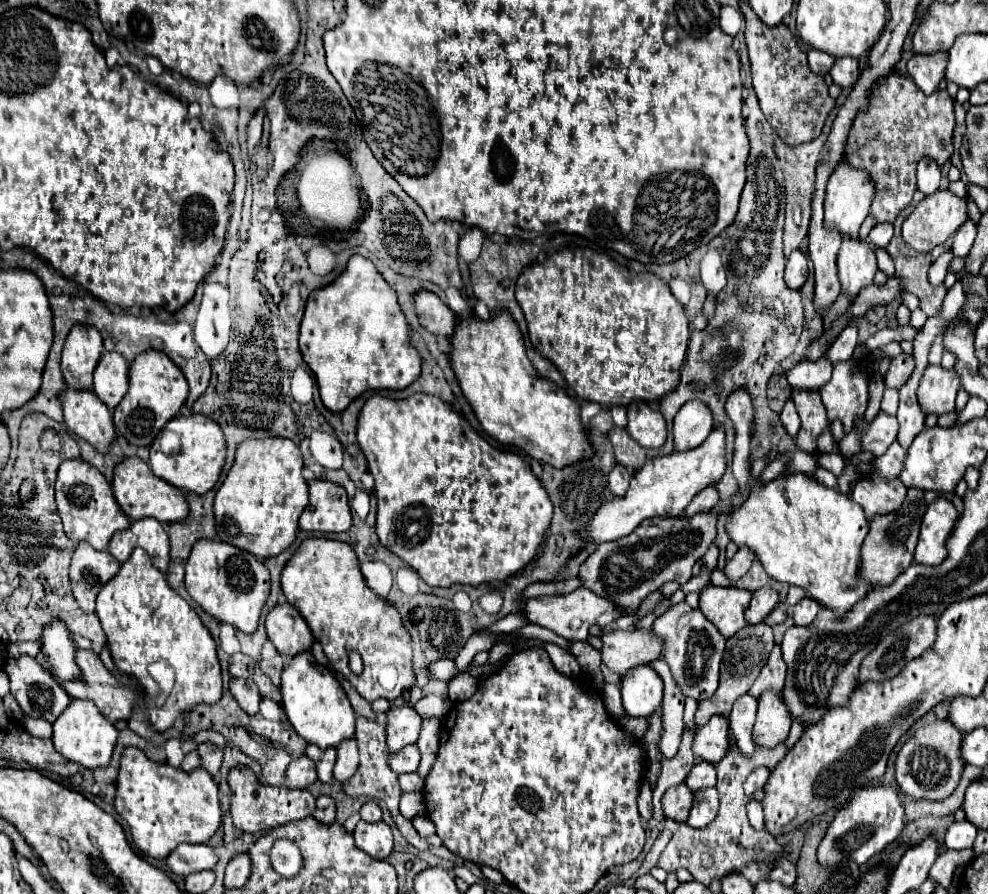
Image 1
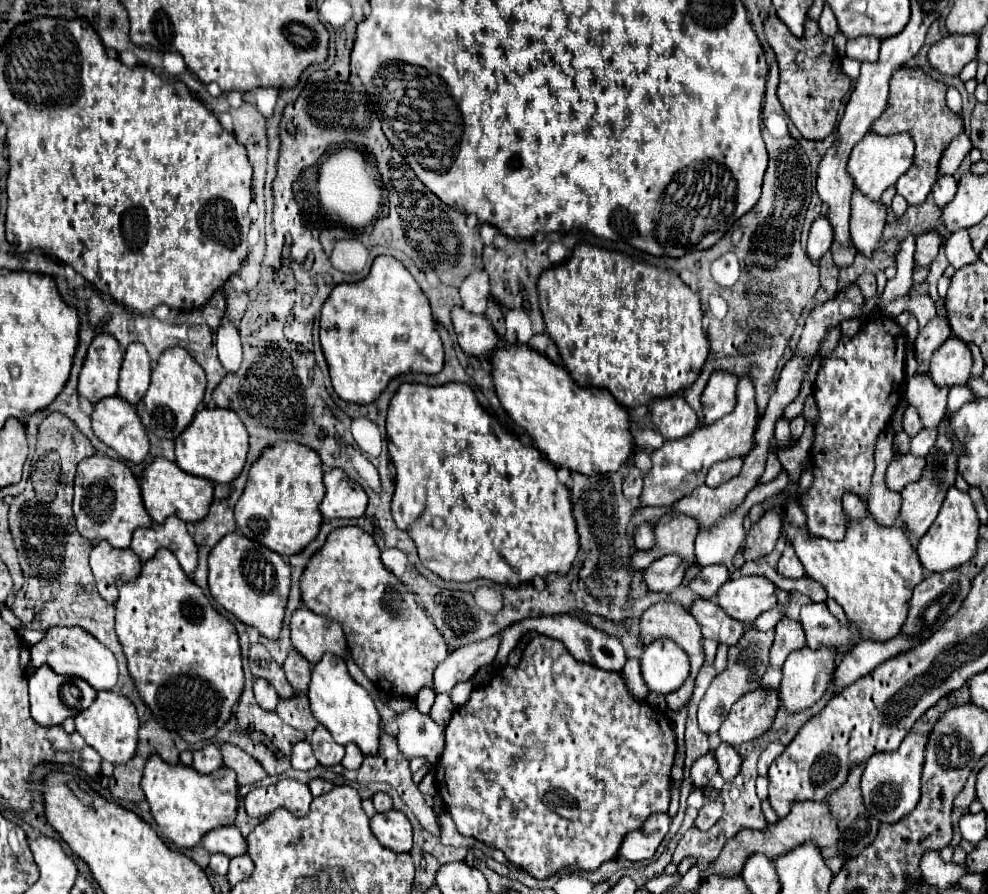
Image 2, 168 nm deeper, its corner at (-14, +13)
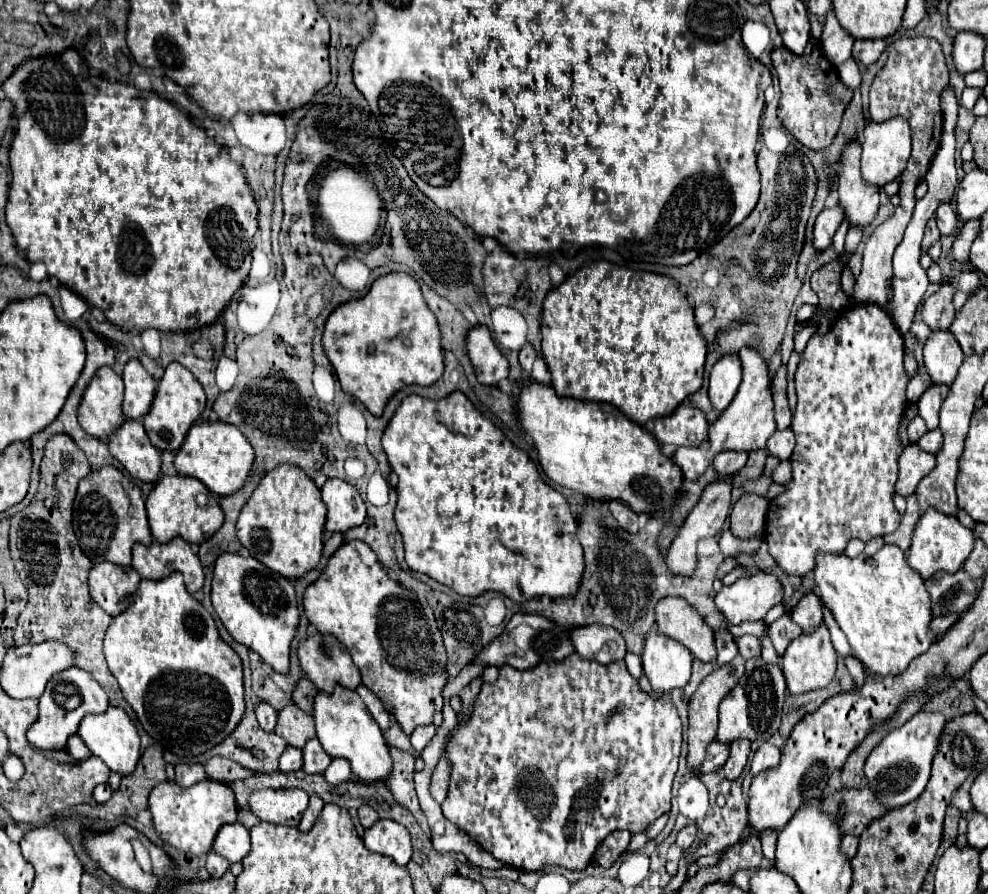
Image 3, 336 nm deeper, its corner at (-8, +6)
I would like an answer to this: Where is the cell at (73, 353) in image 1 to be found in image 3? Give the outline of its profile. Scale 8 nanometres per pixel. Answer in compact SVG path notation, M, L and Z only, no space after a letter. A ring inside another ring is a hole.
M101 367L89 381L77 417L81 427L99 439L105 439L113 429L123 423L121 413L123 401L123 379L111 367Z

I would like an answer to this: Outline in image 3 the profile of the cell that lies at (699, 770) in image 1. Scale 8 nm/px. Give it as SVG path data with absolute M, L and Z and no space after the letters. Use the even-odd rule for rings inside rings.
M735 741L735 743L731 743L729 759L727 759L725 767L721 767L725 779L737 779L743 773L743 767L747 763L749 747L751 747L749 741Z

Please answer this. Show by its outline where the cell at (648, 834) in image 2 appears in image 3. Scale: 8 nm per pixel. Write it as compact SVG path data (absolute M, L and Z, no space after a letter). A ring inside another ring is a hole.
M615 831L599 845L595 853L595 863L603 867L611 867L623 853L627 853L629 845L631 845L631 835L625 831Z

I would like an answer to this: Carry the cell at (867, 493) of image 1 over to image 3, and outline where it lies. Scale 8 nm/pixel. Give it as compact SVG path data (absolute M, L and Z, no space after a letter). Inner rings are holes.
M915 443L907 445L899 455L899 479L895 483L895 493L909 497L917 489L921 477L925 477L935 465L931 453L921 451Z

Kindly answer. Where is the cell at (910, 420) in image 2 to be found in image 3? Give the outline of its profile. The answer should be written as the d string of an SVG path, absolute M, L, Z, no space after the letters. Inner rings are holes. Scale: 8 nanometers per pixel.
M915 417L915 419L909 423L909 427L907 427L907 433L909 433L911 443L915 443L925 431L927 431L927 427L925 427L925 421L923 421L921 417Z

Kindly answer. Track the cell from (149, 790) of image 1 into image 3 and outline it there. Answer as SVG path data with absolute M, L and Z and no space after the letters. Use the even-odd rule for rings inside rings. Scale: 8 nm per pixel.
M205 779L187 789L177 787L173 781L157 783L149 795L149 811L153 813L157 835L177 851L191 855L205 855L211 849L221 825L237 819L237 805L231 787L213 779Z

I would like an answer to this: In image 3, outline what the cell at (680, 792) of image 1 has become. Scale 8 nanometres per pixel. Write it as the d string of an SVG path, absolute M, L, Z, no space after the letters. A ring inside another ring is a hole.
M719 741L709 743L707 755L705 755L705 759L701 763L701 769L699 769L699 775L707 775L711 771L721 769L725 765L725 761L727 761L727 749L729 749L729 745L723 745Z

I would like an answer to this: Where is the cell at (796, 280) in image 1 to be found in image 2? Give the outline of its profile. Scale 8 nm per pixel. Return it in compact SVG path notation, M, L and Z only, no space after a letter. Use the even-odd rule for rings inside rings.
M819 216L811 230L809 230L809 240L807 240L807 254L815 260L819 260L833 244L833 228L827 216Z

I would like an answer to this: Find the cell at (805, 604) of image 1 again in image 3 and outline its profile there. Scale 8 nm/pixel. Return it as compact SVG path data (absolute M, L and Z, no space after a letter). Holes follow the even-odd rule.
M852 656L845 657L844 661L849 672L853 675L853 679L854 682L857 683L857 687L861 687L861 685L863 685L863 679L865 679L865 673L863 673L861 662Z

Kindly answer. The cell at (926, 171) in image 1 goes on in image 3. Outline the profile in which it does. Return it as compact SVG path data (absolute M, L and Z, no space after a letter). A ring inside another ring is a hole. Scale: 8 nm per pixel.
M941 203L941 207L937 207L935 221L941 235L953 235L957 231L957 215L949 203Z

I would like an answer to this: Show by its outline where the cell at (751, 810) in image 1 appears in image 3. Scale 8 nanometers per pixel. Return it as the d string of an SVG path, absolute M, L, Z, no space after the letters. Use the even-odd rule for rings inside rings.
M767 831L763 837L761 837L761 843L763 843L763 855L773 861L775 859L775 843L777 843L777 831Z

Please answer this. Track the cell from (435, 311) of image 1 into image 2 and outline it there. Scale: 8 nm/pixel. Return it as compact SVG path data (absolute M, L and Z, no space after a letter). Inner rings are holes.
M455 306L455 312L451 312L453 326L459 338L459 346L465 354L475 358L491 358L499 344L499 336L493 330L487 316L469 314L461 306Z

